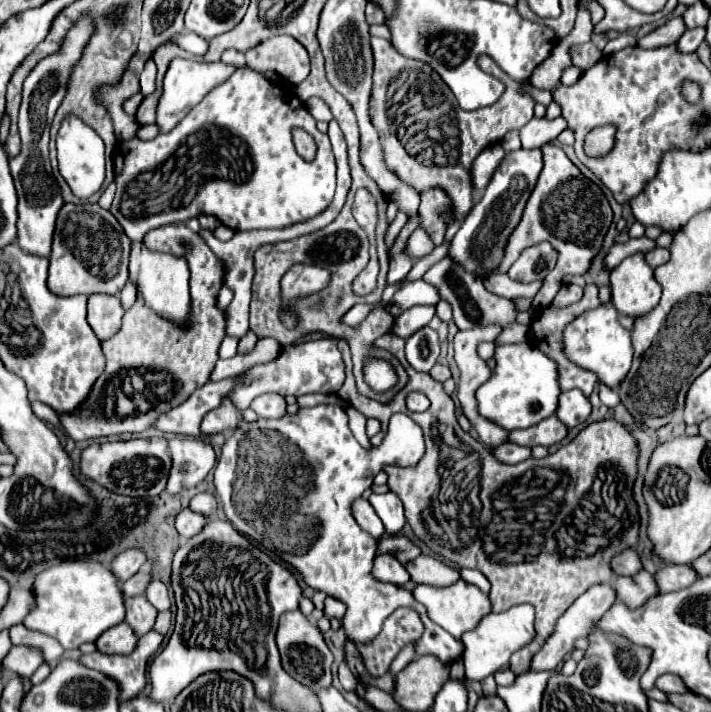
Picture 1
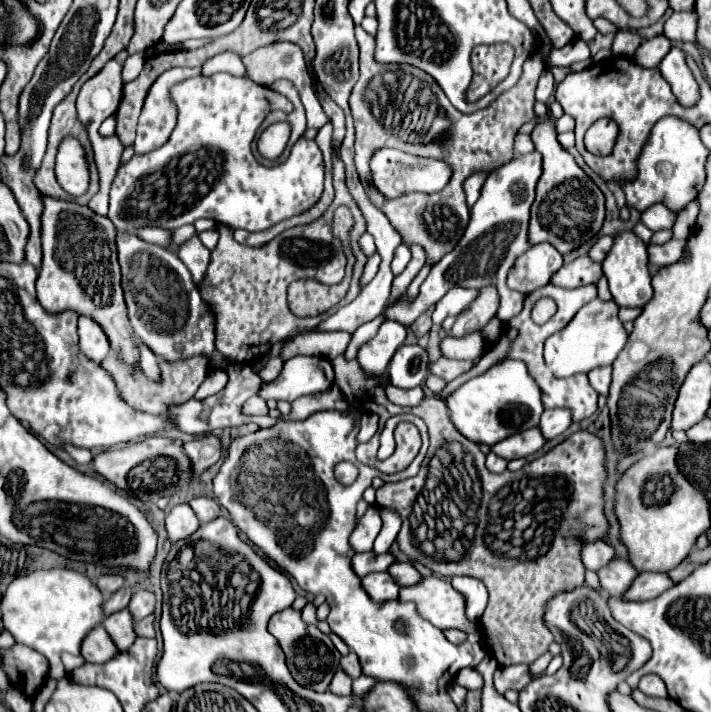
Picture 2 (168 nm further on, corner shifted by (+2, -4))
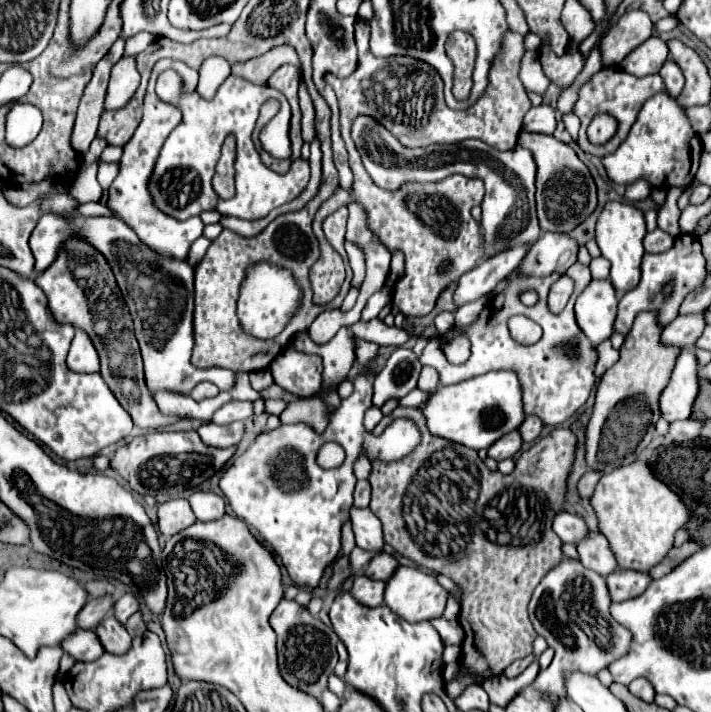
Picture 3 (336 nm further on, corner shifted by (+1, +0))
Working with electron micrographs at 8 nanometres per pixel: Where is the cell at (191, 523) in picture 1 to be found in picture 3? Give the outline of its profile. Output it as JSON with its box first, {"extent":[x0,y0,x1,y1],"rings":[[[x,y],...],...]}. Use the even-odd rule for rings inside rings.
{"extent":[157,498,197,538],"rings":[[[183,498],[163,502],[159,506],[157,516],[159,516],[159,522],[157,522],[159,532],[167,538],[181,532],[181,530],[185,530],[185,528],[189,528],[197,520],[193,510],[191,510],[191,504]]]}

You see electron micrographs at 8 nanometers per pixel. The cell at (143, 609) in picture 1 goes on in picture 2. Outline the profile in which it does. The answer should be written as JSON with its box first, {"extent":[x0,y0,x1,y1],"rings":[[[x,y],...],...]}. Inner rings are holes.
{"extent":[104,610,136,652],"rings":[[[122,610],[122,612],[116,612],[116,614],[108,616],[104,620],[104,628],[106,628],[108,636],[112,638],[112,642],[116,644],[116,648],[120,652],[128,650],[132,646],[132,642],[136,640],[134,620],[132,620],[132,616],[130,616],[128,610]]]}

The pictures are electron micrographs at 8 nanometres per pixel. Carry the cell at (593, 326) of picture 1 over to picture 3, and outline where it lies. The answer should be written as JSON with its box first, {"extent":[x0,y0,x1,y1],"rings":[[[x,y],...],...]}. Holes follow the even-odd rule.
{"extent":[575,280,617,346],"rings":[[[591,280],[589,288],[577,298],[575,316],[581,332],[593,346],[609,340],[617,318],[617,294],[609,280]]]}

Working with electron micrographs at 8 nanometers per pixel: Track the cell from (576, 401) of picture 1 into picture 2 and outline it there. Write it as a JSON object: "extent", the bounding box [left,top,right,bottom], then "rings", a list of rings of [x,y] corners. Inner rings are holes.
{"extent":[540,408,572,440],"rings":[[[554,408],[554,410],[544,410],[542,412],[542,418],[540,418],[540,432],[546,440],[562,434],[568,426],[572,424],[572,418],[570,418],[570,410],[564,410],[564,408]]]}

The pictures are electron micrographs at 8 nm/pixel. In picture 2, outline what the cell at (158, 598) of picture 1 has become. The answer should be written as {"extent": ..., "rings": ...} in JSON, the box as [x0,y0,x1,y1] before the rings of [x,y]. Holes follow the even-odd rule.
{"extent":[128,590,156,620],"rings":[[[140,590],[140,592],[136,592],[132,596],[132,600],[128,604],[128,610],[132,612],[132,618],[134,620],[142,620],[142,618],[154,614],[154,602],[156,602],[156,598],[154,598],[152,592]]]}

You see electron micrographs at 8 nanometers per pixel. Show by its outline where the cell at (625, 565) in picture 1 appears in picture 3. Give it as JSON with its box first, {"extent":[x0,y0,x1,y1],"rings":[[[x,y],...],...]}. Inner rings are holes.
{"extent":[553,512,589,544],"rings":[[[569,512],[557,514],[557,520],[553,520],[553,530],[563,542],[569,542],[569,544],[577,544],[579,540],[585,540],[589,536],[589,528],[583,522],[583,518]]]}

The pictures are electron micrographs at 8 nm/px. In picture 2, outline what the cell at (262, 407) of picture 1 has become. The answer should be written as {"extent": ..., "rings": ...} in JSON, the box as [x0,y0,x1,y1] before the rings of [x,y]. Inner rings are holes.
{"extent":[242,396,268,416],"rings":[[[252,396],[244,402],[242,412],[246,416],[264,416],[264,414],[268,414],[268,408],[266,408],[266,402],[260,396]]]}

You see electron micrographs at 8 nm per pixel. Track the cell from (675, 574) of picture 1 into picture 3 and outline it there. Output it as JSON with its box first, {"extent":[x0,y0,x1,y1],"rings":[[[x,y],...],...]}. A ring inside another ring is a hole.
{"extent":[607,570,653,602],"rings":[[[617,570],[613,576],[607,576],[607,586],[613,602],[623,602],[629,598],[641,596],[653,578],[647,572],[637,570]]]}

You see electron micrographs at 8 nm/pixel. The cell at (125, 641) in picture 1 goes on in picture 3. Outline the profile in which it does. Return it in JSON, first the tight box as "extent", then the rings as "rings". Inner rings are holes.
{"extent":[61,628,105,662],"rings":[[[77,628],[77,632],[73,632],[73,636],[69,636],[69,640],[61,644],[61,648],[81,662],[93,662],[105,652],[101,648],[97,634],[93,630],[81,630],[81,628]]]}

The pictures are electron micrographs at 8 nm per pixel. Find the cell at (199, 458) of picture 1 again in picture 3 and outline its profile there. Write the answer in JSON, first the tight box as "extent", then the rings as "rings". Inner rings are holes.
{"extent":[197,422,243,448],"rings":[[[207,422],[207,424],[203,424],[197,430],[197,434],[201,436],[201,440],[207,446],[229,448],[229,446],[235,446],[241,440],[241,436],[243,436],[243,422],[233,422],[233,424],[227,424],[227,426],[219,426],[219,424]]]}

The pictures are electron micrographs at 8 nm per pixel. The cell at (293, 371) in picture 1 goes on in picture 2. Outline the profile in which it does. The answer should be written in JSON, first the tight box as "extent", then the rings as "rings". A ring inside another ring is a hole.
{"extent":[260,356,334,402],"rings":[[[294,356],[284,362],[276,380],[262,384],[260,396],[264,400],[292,402],[300,396],[324,392],[334,384],[334,370],[324,356]]]}

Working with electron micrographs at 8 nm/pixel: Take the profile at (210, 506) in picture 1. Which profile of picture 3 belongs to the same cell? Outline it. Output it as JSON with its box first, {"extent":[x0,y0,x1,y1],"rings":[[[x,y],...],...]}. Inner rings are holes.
{"extent":[189,492,225,520],"rings":[[[195,492],[189,496],[189,504],[197,520],[217,520],[225,514],[225,502],[213,492]]]}

